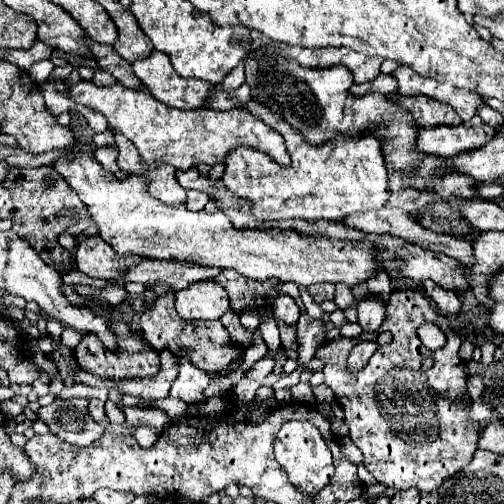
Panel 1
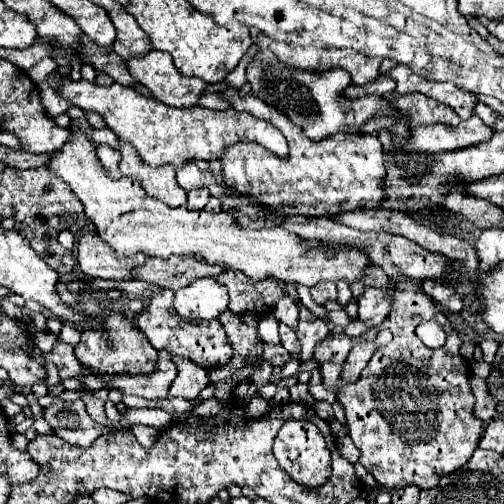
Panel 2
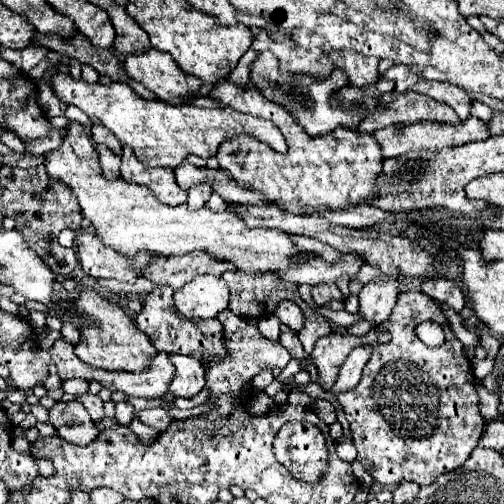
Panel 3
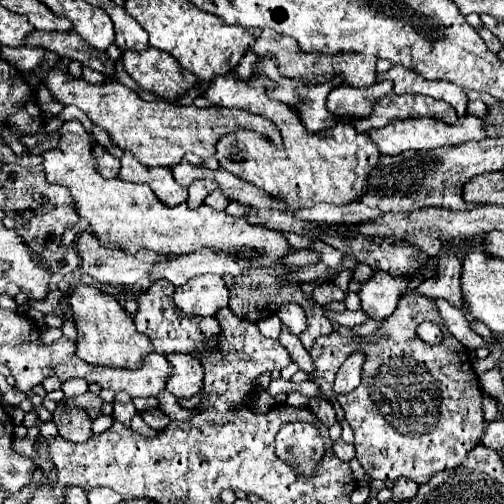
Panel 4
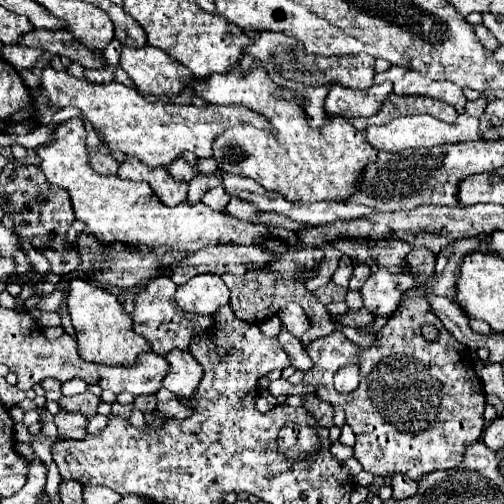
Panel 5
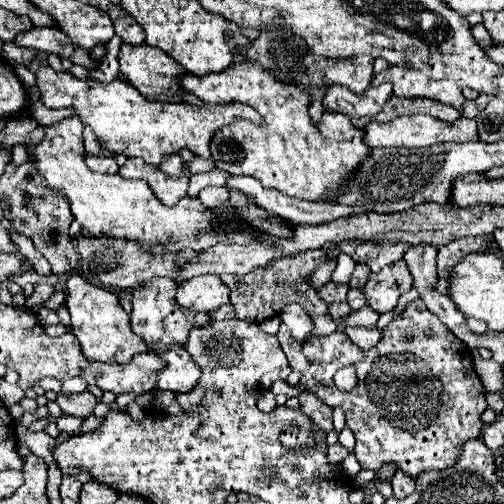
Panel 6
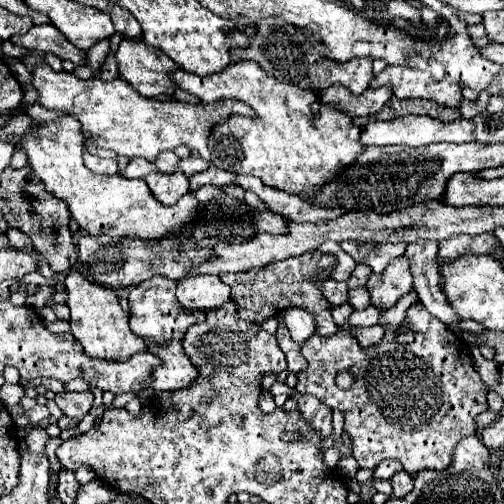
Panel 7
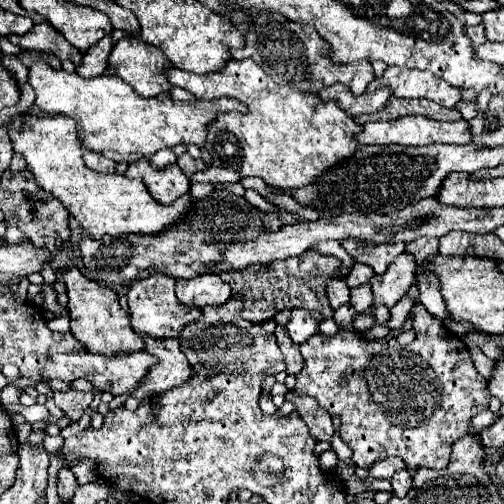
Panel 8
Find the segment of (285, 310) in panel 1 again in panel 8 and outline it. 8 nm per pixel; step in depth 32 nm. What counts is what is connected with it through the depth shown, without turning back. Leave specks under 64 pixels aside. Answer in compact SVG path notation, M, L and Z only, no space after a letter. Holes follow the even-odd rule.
M294 310L286 324L286 330L296 344L302 344L310 336L314 336L318 332L318 328L320 328L318 322L310 316L308 310Z

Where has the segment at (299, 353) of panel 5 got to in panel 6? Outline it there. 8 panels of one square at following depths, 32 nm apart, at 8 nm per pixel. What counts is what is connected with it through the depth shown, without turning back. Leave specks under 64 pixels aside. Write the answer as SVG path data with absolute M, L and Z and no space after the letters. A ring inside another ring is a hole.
M280 324L280 330L278 330L276 338L278 338L278 342L280 342L280 346L282 346L288 362L290 362L290 368L298 370L298 372L306 370L308 368L308 360L304 358L302 350L300 350L300 342L296 342L290 336L290 332L288 332L288 328L284 328L284 324Z

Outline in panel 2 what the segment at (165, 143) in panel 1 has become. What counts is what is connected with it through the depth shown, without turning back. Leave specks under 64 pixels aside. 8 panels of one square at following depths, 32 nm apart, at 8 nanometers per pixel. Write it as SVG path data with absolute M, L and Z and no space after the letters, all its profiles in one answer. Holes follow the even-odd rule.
M62 76L58 82L58 94L72 102L74 106L82 108L84 112L92 112L102 116L106 126L122 140L128 140L138 152L138 156L148 166L166 166L172 164L174 168L182 168L192 158L198 160L214 160L220 158L222 150L228 144L238 140L254 140L266 146L276 156L286 158L288 146L284 136L266 120L254 118L252 114L238 112L234 108L228 110L208 110L208 108L172 108L162 104L156 98L144 98L130 86L112 84L112 86L98 86L86 80L70 80Z

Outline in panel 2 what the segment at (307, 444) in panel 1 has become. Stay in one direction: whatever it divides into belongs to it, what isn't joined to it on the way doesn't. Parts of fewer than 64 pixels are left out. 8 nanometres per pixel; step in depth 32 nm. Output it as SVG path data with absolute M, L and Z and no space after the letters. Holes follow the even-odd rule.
M288 420L278 436L274 438L274 456L280 462L280 466L290 474L292 480L298 484L304 484L308 488L320 486L328 474L330 474L330 450L326 448L324 436L320 434L318 426L314 426L308 420Z

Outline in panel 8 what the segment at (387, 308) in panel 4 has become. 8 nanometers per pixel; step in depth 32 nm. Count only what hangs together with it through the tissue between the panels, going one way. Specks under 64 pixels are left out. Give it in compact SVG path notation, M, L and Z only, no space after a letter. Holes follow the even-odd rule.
M408 252L400 254L398 256L398 266L400 264L402 264L402 268L392 266L384 274L374 276L370 280L370 286L374 290L374 302L392 308L400 298L406 296L410 284L414 282L414 270L416 270L414 254L408 254Z

